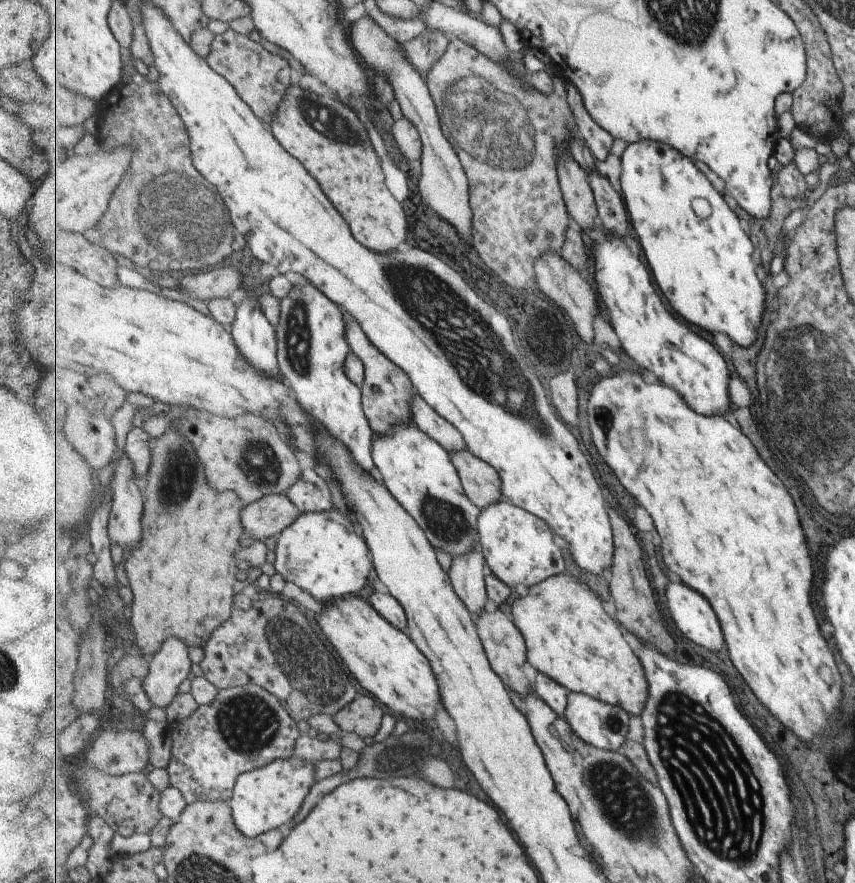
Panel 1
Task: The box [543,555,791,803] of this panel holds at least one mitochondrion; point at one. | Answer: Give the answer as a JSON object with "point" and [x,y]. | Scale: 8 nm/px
{"point":[613,722]}

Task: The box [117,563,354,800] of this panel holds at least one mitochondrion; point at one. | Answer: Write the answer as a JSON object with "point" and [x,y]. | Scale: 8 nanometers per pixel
{"point":[288,641]}

